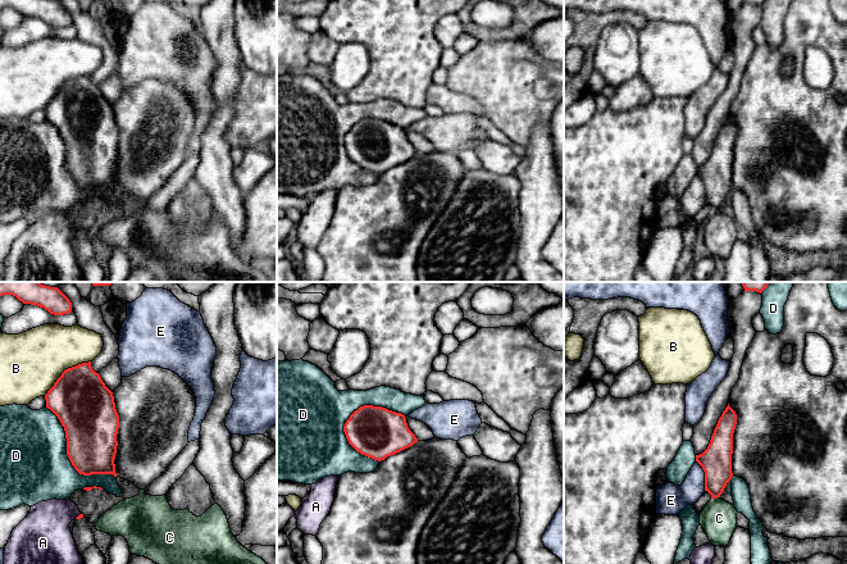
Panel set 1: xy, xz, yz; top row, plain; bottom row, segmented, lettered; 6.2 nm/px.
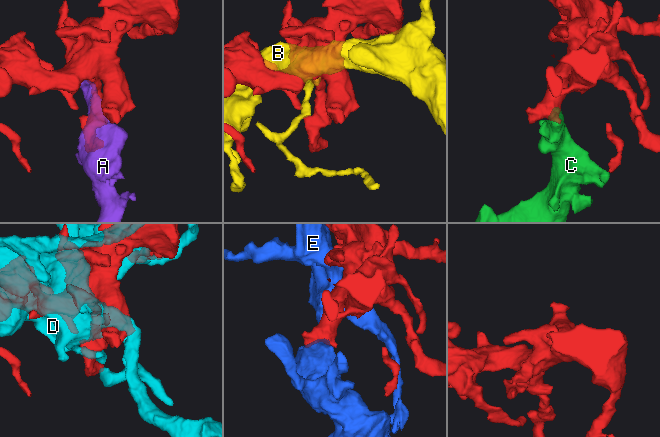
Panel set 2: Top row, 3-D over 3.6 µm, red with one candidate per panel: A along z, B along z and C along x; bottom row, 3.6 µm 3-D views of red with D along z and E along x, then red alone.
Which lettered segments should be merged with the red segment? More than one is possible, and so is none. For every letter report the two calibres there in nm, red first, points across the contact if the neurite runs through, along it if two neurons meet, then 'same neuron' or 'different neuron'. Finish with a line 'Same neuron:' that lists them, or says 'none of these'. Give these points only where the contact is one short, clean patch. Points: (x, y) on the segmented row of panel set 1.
A: 30 nm thick on the red side, 320 nm on the other; different neuron
B: 360 nm thick on the red side, 380 nm on the other; different neuron
C: 190 nm thick on the red side, 220 nm on the other; runs through yz (715, 460), (715, 497), (719, 518); same neuron
D: 320 nm thick on the red side, 260 nm on the other; different neuron
E: 190 nm thick on the red side, 180 nm on the other; different neuron
Same neuron: C

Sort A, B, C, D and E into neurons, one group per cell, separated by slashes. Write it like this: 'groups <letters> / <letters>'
groups A / B / C / D / E

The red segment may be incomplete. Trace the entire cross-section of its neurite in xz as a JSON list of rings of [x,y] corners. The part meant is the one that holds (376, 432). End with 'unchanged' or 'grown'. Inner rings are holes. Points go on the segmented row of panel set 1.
[[[364,405],[343,426],[349,444],[361,455],[384,460],[418,442],[401,413]]] | unchanged

